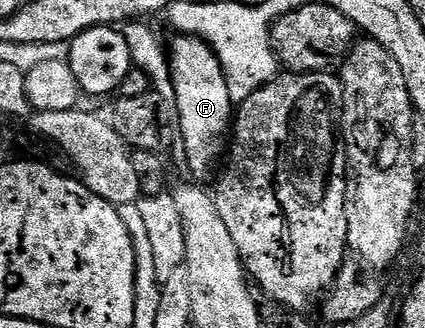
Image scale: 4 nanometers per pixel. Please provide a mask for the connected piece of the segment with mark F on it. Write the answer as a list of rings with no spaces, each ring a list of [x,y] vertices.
[[[186,35],[173,37],[172,41],[169,41],[169,58],[172,81],[176,89],[175,107],[179,111],[181,149],[183,145],[187,165],[191,168],[192,175],[196,177],[192,178],[196,182],[207,183],[203,181],[216,176],[225,157],[225,146],[233,129],[233,102],[229,95],[223,64],[219,61],[215,50],[200,37]]]

